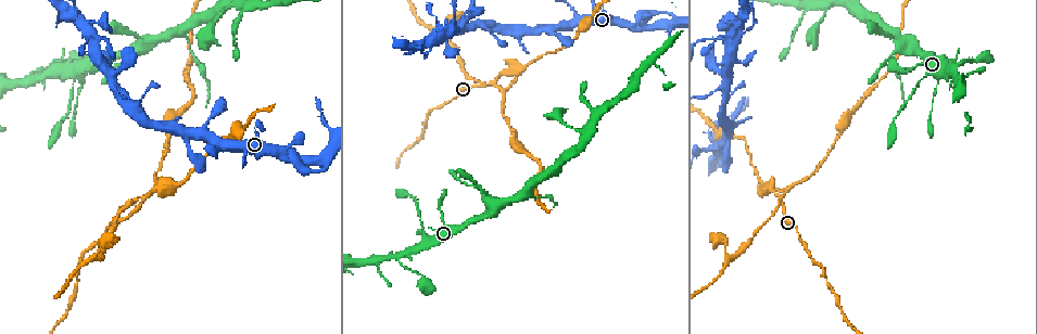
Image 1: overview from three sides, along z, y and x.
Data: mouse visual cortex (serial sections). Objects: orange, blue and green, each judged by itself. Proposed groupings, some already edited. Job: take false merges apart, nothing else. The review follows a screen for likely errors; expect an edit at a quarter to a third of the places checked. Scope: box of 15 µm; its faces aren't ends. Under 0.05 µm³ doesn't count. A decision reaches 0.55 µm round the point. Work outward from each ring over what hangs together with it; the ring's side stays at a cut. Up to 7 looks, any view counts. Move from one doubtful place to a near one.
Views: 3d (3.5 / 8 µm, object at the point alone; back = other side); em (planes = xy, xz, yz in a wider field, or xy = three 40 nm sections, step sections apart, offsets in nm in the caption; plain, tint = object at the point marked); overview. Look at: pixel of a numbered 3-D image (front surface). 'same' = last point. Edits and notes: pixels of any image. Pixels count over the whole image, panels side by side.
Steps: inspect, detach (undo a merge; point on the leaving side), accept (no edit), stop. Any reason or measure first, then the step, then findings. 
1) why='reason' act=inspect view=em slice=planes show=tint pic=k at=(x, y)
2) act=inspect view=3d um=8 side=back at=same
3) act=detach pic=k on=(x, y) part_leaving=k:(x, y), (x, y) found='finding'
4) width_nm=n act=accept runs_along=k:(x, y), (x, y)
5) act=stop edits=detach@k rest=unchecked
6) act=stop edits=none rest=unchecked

why='side arm on a straight run' act=inspect view=em slice=xy step=5 show=tint pic=1 at=(180, 31)

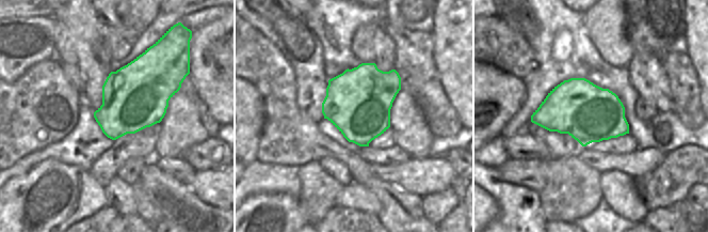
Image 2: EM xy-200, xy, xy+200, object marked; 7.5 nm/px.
why='wider look' act=inspect view=3d um=3.5 at=same

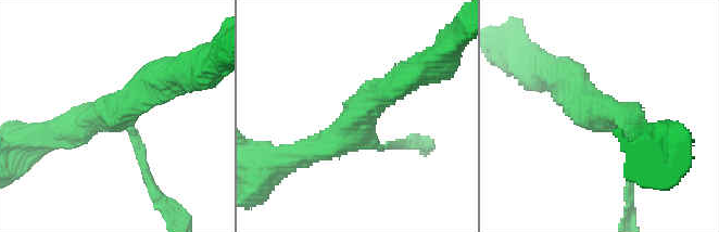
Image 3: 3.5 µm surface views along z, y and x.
arm_widths_nm=100,350,400 act=detach pic=3 on=(143, 166) part_leaving=3:(130, 128), (153, 192), (180, 221) found='a second cell is stuck on'

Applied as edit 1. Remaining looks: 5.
why='branch point' act=inspect view=3d um=3.5 pic=1 at=(952, 77)

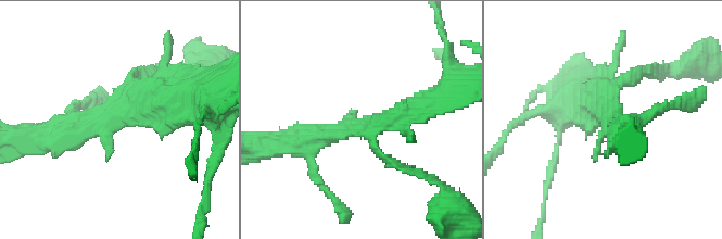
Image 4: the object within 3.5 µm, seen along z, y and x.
why='shape alone is not enough' act=inspect view=em slice=xy step=2 show=tint pic=4 at=(610, 116)

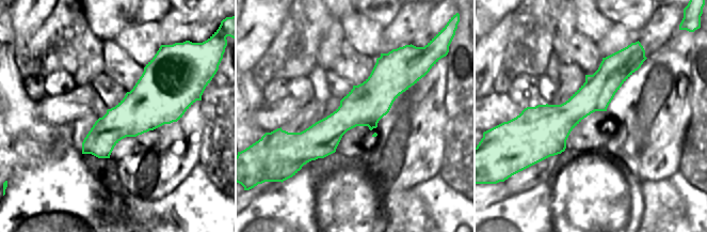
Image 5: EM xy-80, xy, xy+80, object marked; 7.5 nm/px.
act=accept runs_along=4:(170, 98), (40, 134) found='continuous, no second cell'

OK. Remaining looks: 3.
why='calibre changes' act=inspect view=3d um=3.5 pic=1 at=(714, 89)

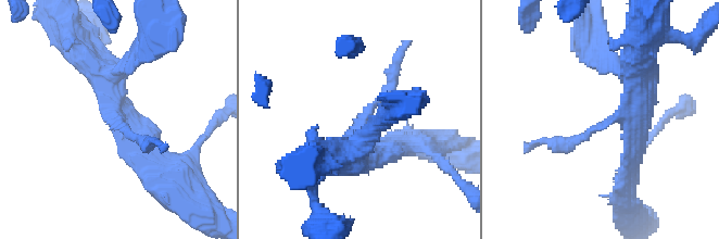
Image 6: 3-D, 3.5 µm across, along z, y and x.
arms=3 arm_widths_nm=200,300,400 why='shape alone is not enough' act=inspect view=em slice=planes show=plain pic=6 at=(364, 123)

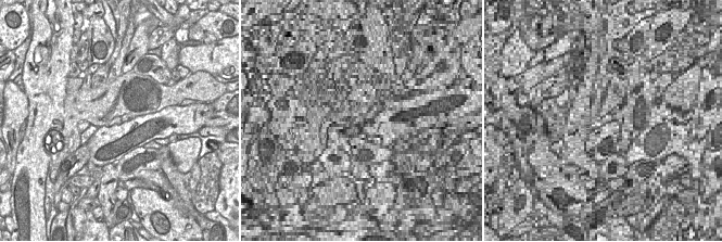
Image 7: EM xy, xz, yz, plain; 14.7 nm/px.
why='with the object marked' act=inspect view=em slice=planes show=tint at=same

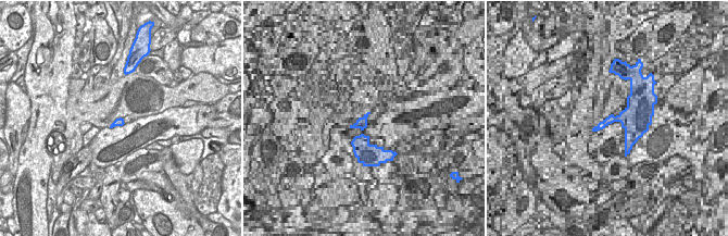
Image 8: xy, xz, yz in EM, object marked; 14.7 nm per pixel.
act=accept found='continuous, no second cell'

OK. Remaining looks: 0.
act=stop edits=detach@3 rest=unchecked

